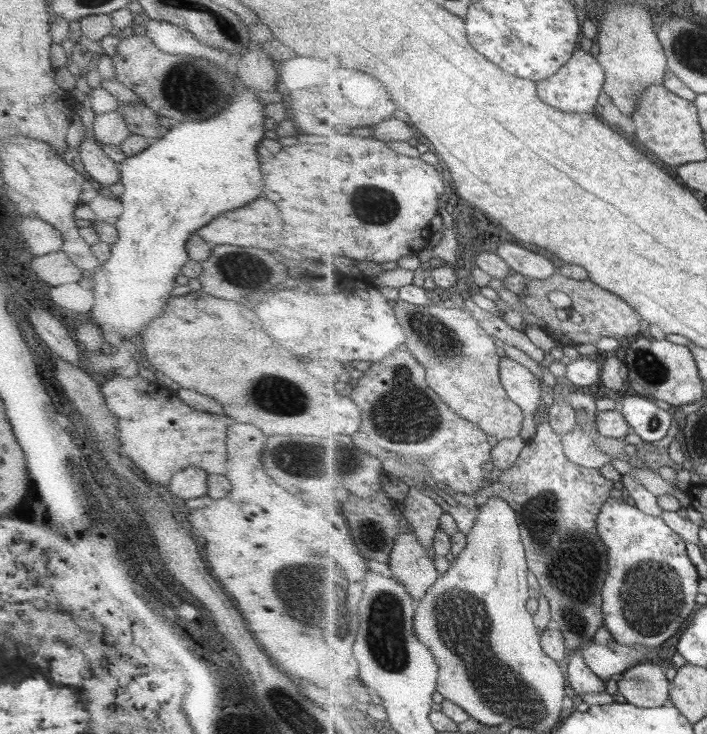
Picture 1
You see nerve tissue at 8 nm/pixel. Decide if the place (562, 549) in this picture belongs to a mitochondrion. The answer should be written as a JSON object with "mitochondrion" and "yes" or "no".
{"mitochondrion":"yes"}

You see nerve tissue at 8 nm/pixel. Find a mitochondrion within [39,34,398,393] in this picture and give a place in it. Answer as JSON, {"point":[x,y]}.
{"point":[187,89]}

